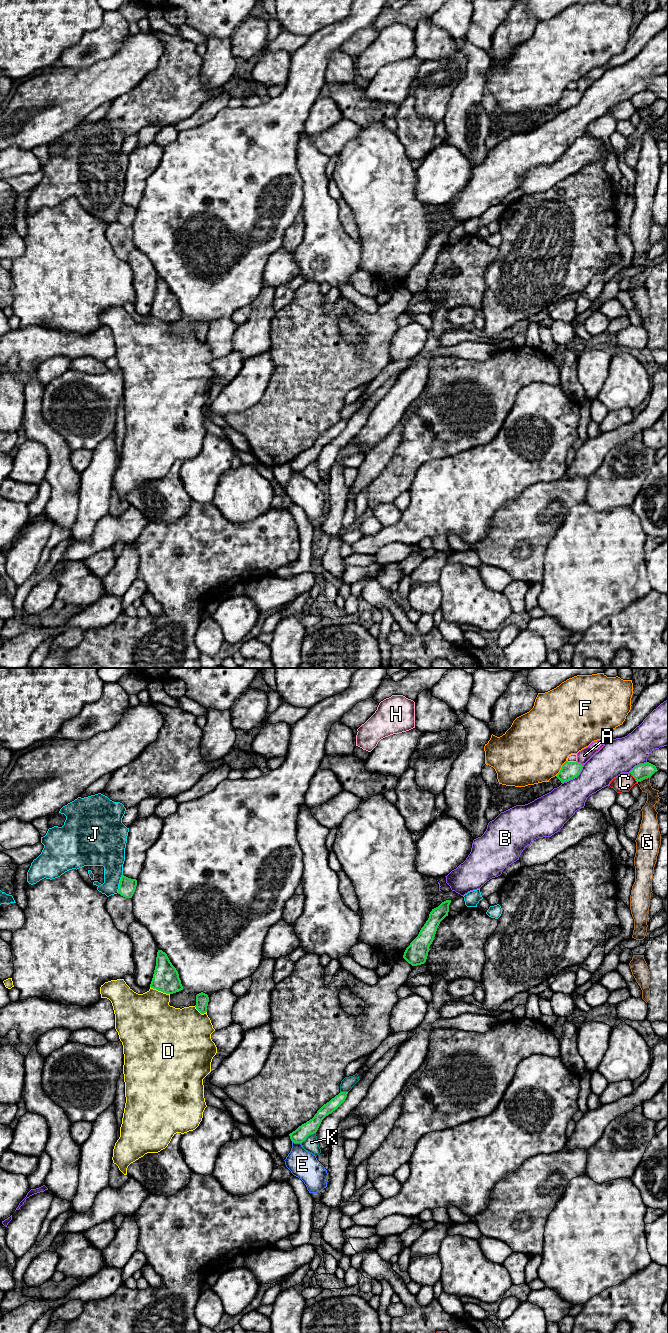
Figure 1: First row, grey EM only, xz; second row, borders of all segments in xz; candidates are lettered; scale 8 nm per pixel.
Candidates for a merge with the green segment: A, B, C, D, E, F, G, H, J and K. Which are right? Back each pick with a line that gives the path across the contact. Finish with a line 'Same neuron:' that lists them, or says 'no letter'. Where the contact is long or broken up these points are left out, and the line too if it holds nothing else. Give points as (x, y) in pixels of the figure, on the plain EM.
Same neuron: no letter

